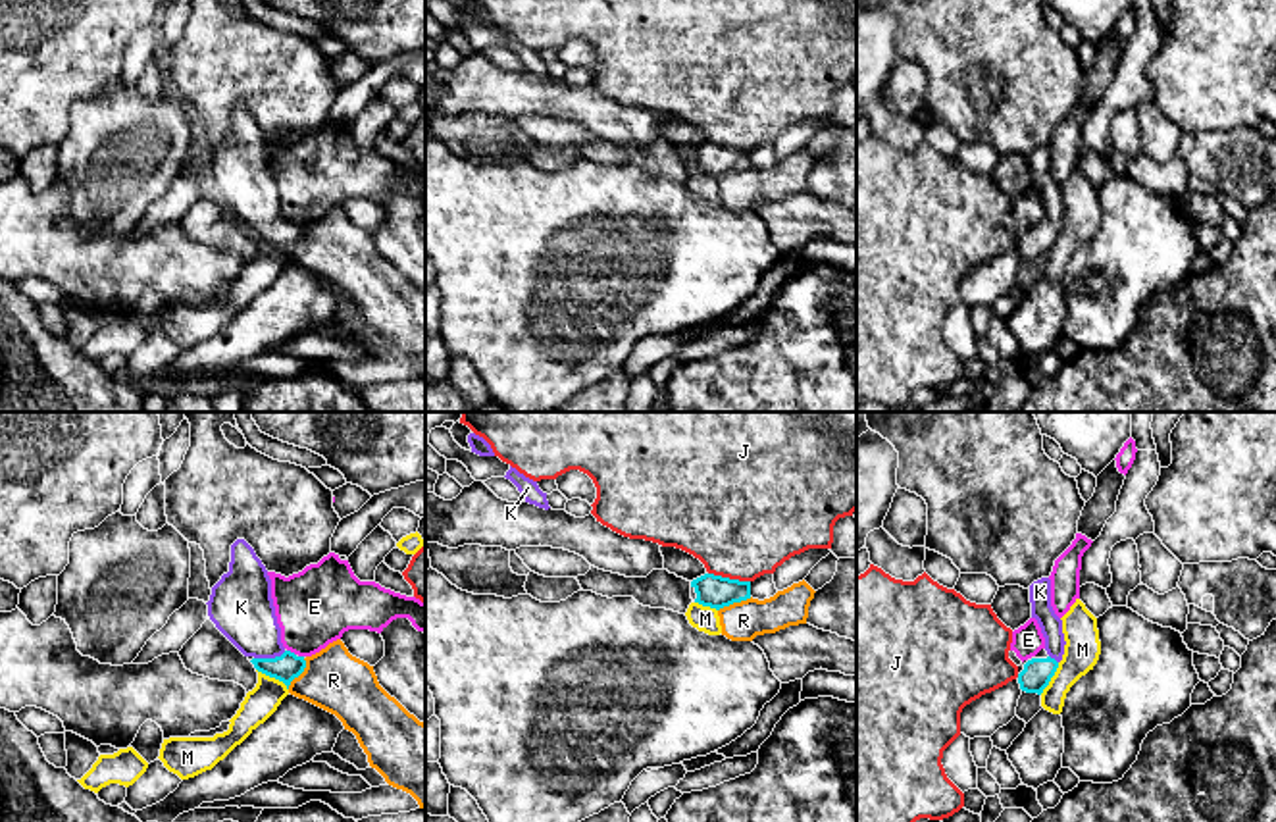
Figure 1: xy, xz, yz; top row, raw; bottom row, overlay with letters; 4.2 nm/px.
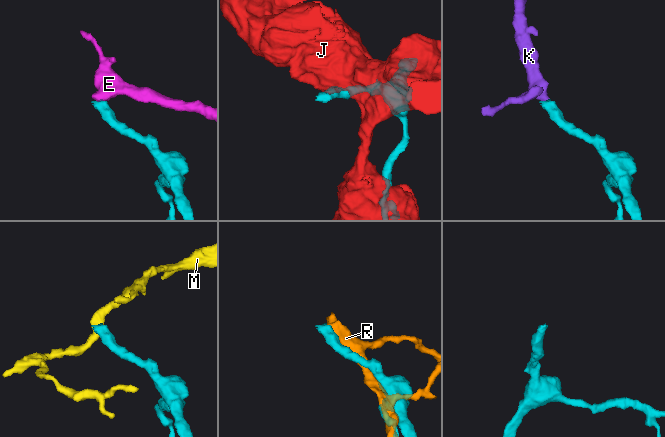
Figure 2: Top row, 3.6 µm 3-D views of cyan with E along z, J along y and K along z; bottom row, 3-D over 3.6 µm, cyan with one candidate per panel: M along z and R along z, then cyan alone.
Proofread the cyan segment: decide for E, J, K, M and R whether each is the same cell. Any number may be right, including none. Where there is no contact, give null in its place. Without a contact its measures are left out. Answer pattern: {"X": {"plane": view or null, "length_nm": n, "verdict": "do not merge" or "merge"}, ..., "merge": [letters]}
{"E": {"plane": "xy", "length_nm": 50, "verdict": "do not merge"}, "J": {"plane": "xz", "length_nm": 180, "verdict": "do not merge"}, "K": {"plane": "xy", "length_nm": 140, "verdict": "merge"}, "M": {"plane": "xy", "length_nm": 160, "verdict": "do not merge"}, "R": {"plane": "xz", "length_nm": 160, "verdict": "do not merge"}, "merge": ["K"]}

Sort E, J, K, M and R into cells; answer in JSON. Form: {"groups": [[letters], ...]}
{"groups": [["E"], ["J"], ["K"], ["M"], ["R"]]}

